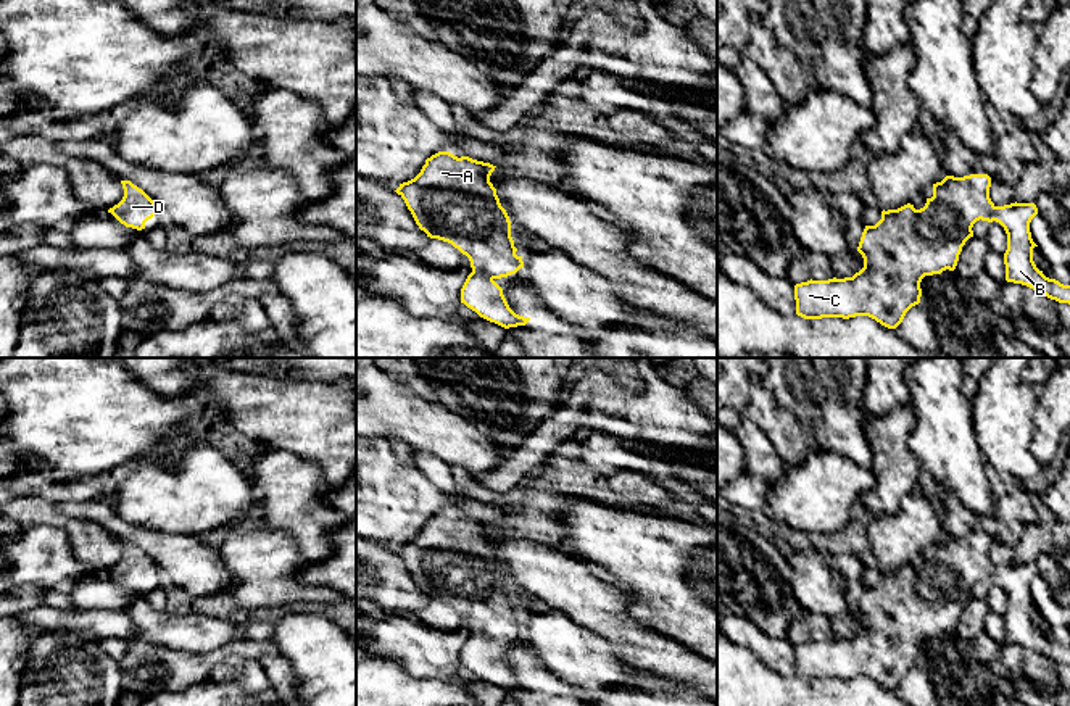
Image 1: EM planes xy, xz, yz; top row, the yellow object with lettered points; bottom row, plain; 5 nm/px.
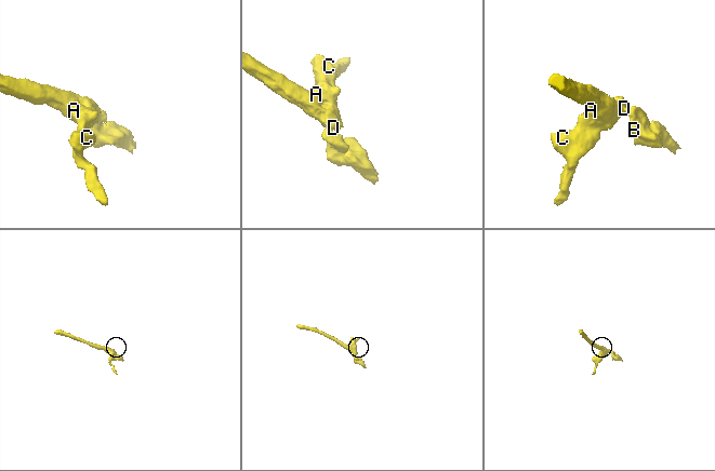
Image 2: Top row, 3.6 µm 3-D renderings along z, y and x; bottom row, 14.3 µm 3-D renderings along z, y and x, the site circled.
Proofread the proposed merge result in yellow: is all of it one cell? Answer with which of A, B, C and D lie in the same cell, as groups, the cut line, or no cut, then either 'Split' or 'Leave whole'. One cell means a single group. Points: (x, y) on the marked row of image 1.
Groups: A B C D. No split. Leave whole

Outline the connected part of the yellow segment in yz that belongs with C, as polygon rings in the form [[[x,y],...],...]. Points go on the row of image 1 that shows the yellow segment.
[[[970,174],[964,177],[946,176],[933,184],[933,197],[923,208],[907,203],[898,210],[881,211],[875,226],[865,226],[857,251],[864,268],[852,277],[807,280],[794,285],[796,314],[804,319],[869,316],[888,329],[896,329],[906,313],[920,303],[920,282],[925,276],[954,271],[965,242],[973,237],[977,221],[999,222],[1007,234],[1004,253],[1006,280],[1022,284],[1059,303],[1070,305],[1070,285],[1049,279],[1033,261],[1038,247],[1030,232],[1030,222],[1038,214],[1035,203],[1010,203],[996,206],[989,198],[991,177]]]

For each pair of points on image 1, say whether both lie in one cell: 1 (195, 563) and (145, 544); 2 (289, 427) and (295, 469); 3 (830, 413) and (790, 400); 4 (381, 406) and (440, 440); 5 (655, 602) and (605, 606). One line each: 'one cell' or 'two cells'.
1: one cell
2: two cells
3: one cell
4: one cell
5: two cells

